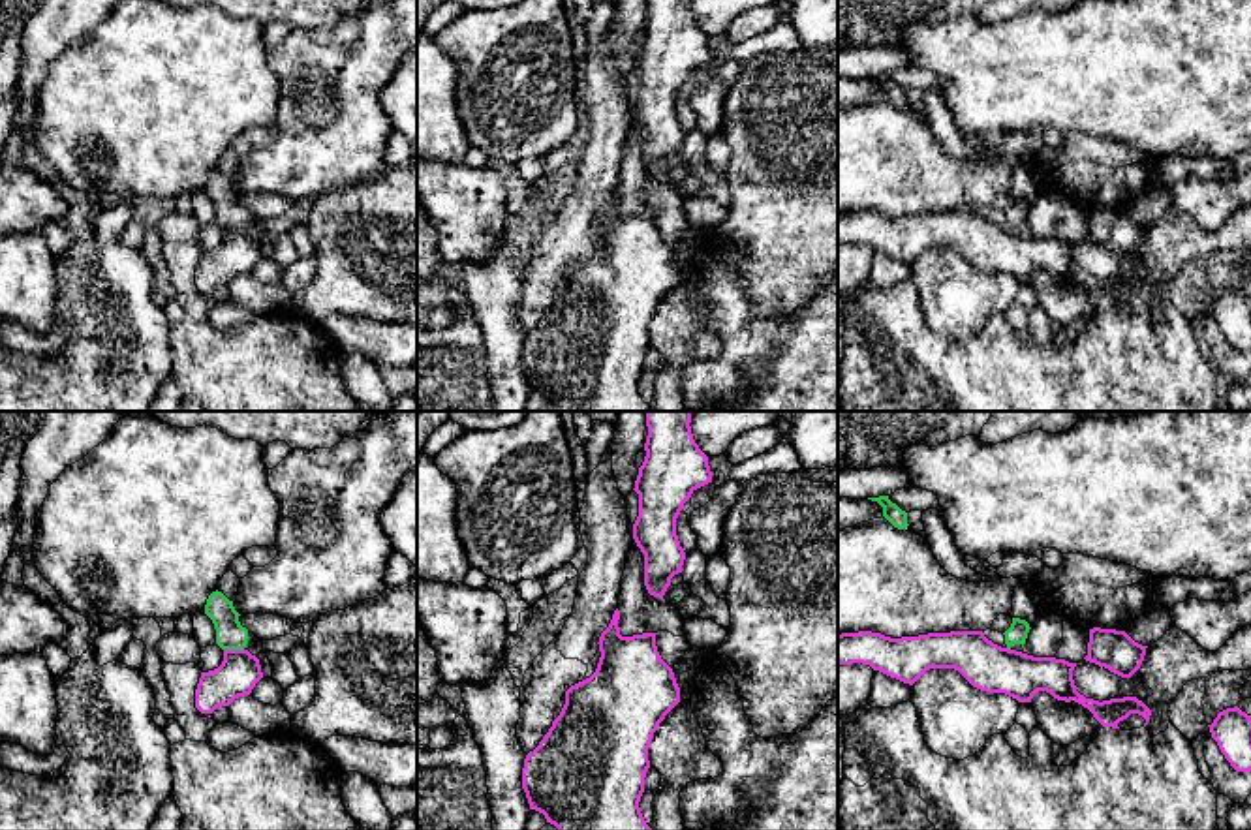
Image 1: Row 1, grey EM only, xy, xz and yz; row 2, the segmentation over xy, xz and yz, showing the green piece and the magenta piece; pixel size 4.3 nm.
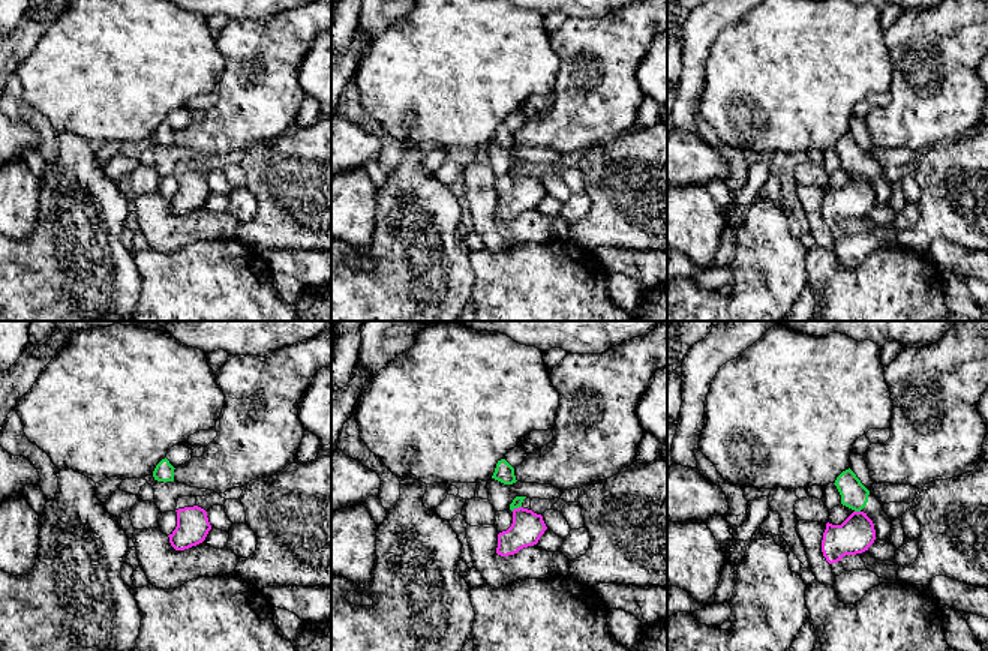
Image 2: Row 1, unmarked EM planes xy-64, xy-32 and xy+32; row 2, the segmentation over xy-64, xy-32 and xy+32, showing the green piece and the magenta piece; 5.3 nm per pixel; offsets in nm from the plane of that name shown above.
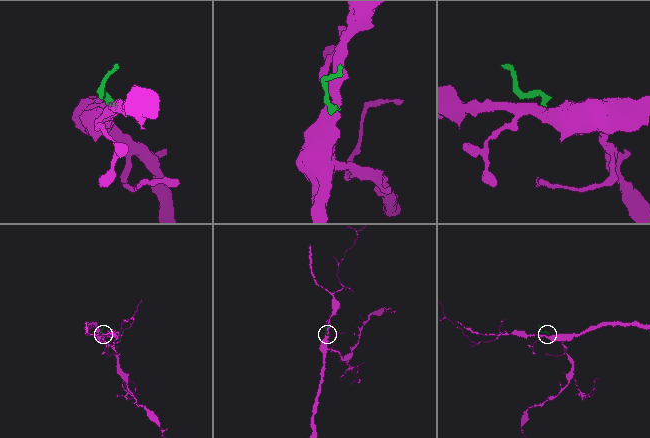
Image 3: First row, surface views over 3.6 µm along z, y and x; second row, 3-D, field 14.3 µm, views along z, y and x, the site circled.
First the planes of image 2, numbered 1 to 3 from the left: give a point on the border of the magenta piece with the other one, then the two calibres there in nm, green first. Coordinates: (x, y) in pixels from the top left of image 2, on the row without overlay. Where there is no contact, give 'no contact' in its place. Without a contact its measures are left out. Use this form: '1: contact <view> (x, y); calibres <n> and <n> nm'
1: no contact
2: contact xy-32 (516, 171); calibres 50 and 170 nm
3: contact xy+32 (858, 174); calibres 140 and 190 nm

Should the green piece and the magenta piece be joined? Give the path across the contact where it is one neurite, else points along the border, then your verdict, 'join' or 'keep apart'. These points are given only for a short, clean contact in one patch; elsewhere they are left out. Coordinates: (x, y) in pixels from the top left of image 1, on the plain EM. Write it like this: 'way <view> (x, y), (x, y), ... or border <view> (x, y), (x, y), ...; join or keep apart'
border xy (224, 228), (243, 230); keep apart

